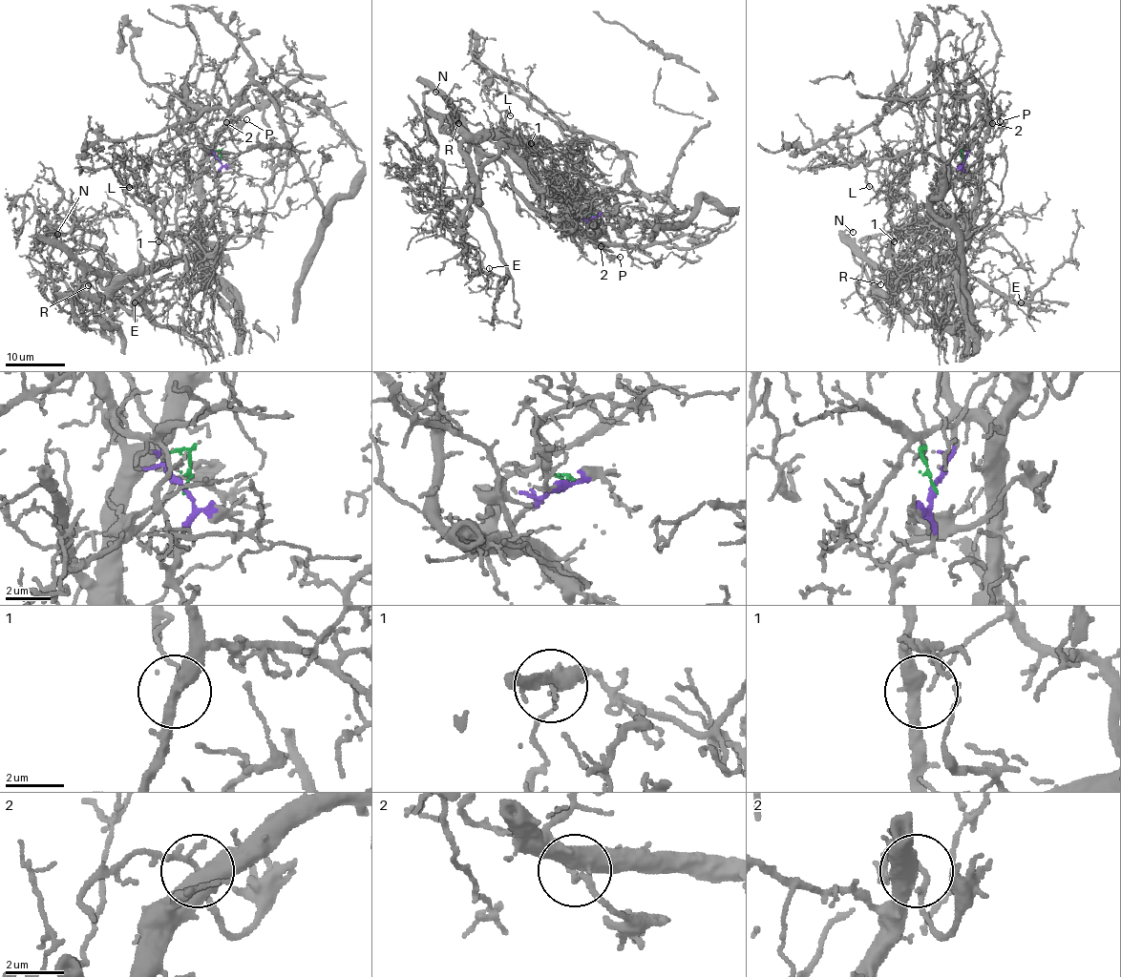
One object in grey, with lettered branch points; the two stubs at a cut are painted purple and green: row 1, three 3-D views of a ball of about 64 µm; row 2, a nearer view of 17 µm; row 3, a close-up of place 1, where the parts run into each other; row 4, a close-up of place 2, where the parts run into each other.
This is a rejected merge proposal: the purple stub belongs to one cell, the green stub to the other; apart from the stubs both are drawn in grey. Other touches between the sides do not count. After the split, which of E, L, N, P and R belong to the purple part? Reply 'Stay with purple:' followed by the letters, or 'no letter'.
Stay with purple: L, N, P, R

